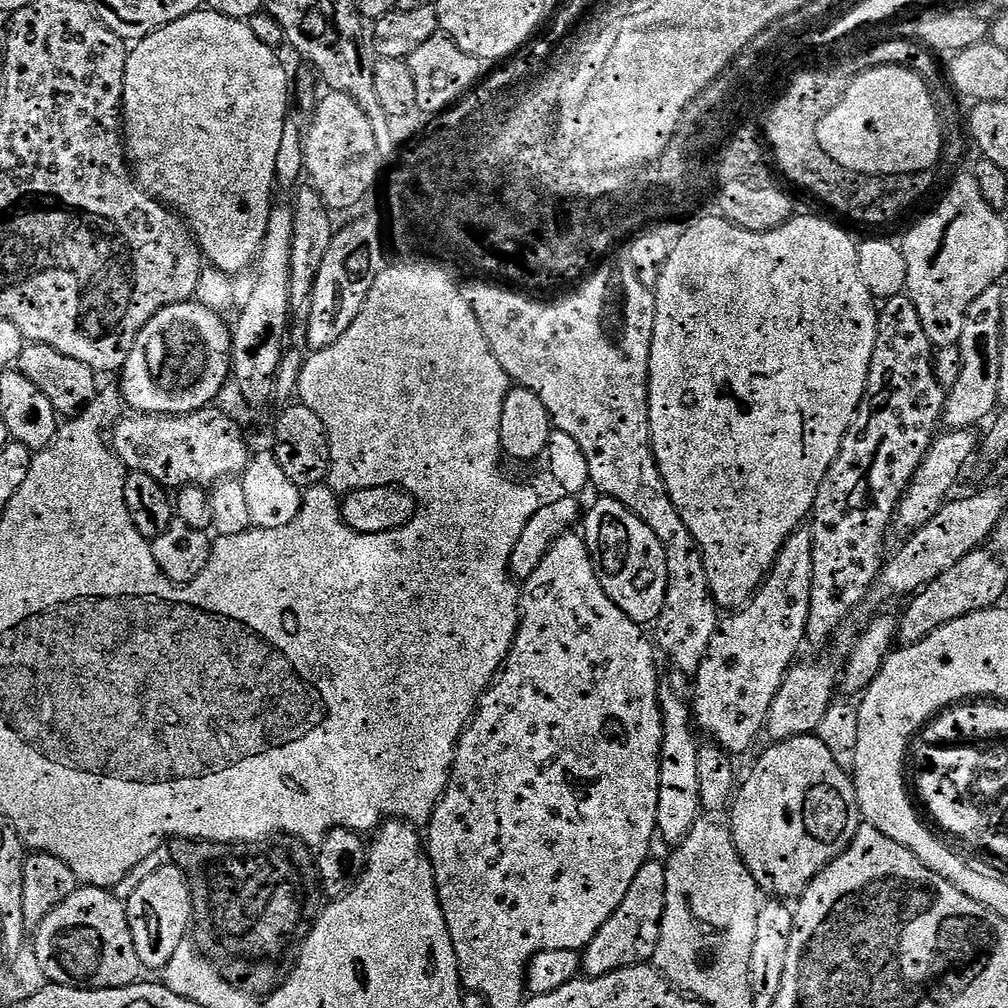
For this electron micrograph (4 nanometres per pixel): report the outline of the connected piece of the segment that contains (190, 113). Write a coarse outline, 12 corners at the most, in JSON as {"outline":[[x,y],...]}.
{"outline":[[211,10],[129,51],[137,184],[257,263],[290,77]]}

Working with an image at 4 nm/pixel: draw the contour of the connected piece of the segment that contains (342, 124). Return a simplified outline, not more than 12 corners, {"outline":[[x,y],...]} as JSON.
{"outline":[[329,91],[307,125],[304,172],[339,214],[368,196],[382,157],[372,120]]}

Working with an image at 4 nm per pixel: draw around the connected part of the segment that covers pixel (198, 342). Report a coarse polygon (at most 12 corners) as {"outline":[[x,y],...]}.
{"outline":[[195,299],[142,326],[119,373],[133,413],[207,408],[232,330]]}

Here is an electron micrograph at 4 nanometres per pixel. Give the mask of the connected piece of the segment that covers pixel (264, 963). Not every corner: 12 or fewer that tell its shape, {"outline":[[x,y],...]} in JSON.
{"outline":[[295,836],[184,838],[194,943],[230,986],[280,989],[322,911]]}

